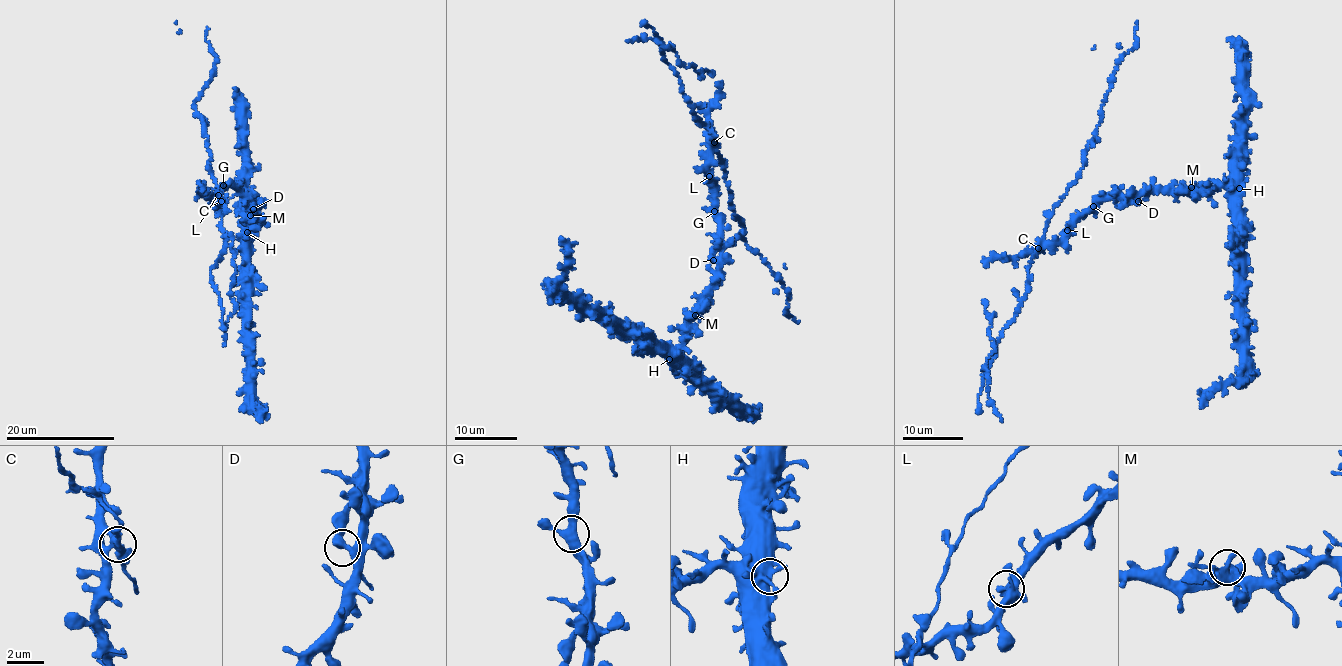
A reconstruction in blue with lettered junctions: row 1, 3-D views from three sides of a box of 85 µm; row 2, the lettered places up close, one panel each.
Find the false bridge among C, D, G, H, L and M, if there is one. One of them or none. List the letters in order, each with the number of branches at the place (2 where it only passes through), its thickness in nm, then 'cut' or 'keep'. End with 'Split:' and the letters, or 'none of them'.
C: branches 3; calibre 320 nm; cut
D: branches 3; calibre 380 nm; keep
G: branches 3; calibre 420 nm; keep
H: branches 3; calibre 480 nm; keep
L: branches 3; calibre 400 nm; keep
M: branches 3; calibre 280 nm; keep
Split: C

